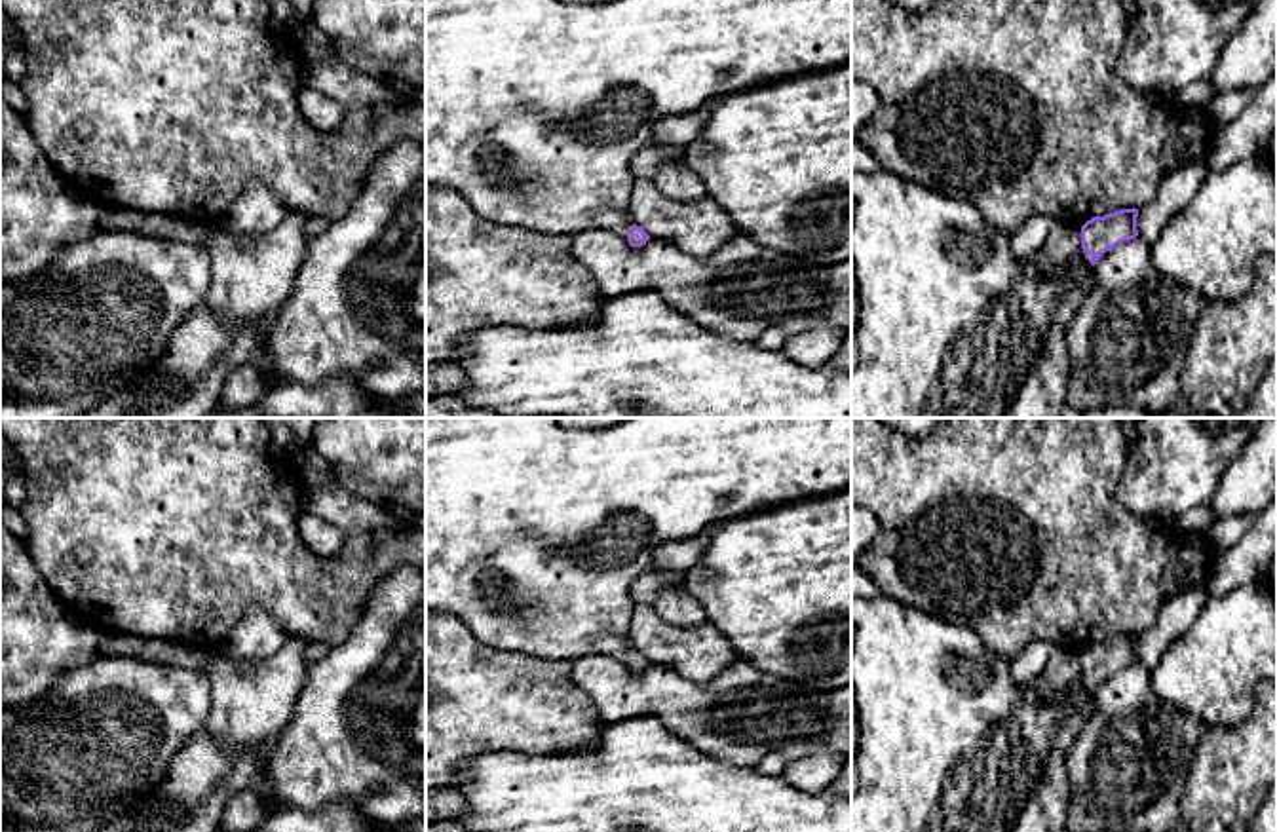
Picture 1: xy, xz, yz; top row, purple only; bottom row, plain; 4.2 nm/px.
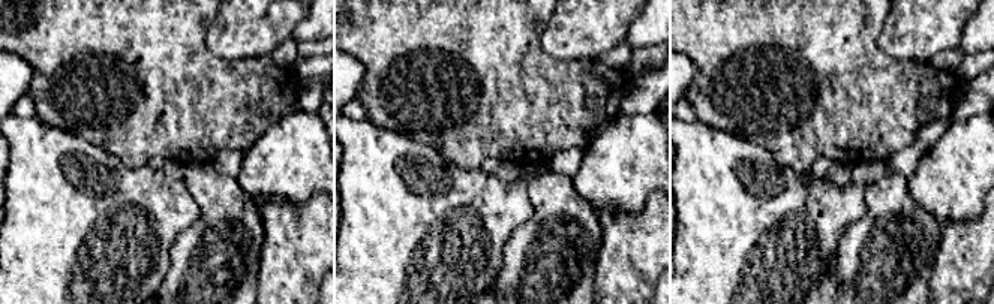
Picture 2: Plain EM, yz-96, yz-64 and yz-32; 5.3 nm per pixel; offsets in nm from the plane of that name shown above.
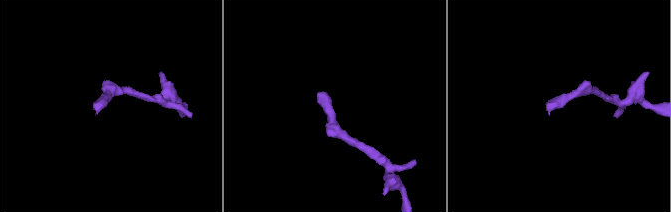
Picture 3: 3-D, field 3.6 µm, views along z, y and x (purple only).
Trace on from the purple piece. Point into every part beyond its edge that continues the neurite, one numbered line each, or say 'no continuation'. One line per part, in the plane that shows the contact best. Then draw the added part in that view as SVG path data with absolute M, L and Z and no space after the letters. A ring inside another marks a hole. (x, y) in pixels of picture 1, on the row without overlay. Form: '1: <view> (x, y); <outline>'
1: yz (949, 741); M882 593L872 598L851 596L851 693L859 712L859 750L855 760L859 790L851 796L851 832L1009 832L1019 811L1028 804L1032 788L1041 779L1041 767L1053 747L1057 728L1070 712L1093 714L1096 710L1089 678L1081 678L1068 693L1049 701L1038 701L1026 688L1028 684L1015 682L1011 661L988 653L979 634L969 627L903 606Z

